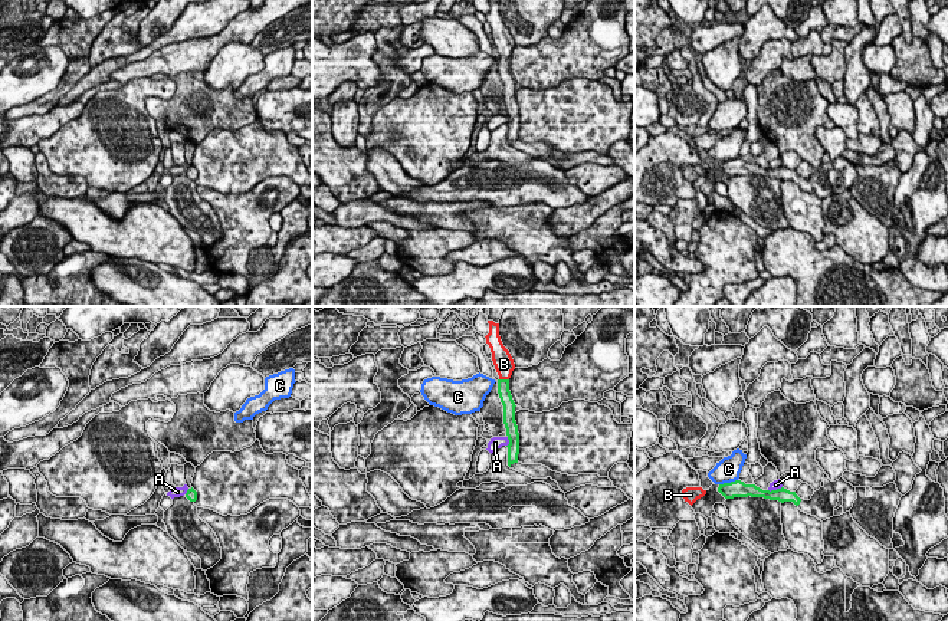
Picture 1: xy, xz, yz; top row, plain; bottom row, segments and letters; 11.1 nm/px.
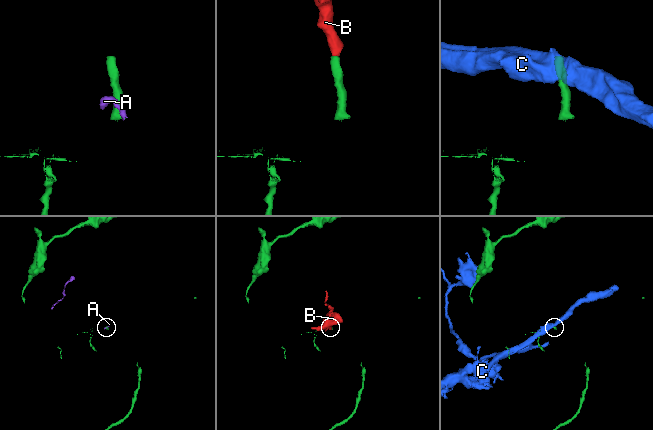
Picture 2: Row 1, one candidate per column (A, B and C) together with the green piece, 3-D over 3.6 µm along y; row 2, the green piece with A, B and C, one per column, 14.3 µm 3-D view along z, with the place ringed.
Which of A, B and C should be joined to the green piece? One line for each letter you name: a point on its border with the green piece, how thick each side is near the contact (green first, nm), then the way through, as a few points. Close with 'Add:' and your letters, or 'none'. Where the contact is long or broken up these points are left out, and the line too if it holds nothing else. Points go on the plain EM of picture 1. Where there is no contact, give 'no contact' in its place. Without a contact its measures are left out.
B: meets green in xz at (504, 58); 130 nm thick on the green side, 220 nm on the other
Add: B

